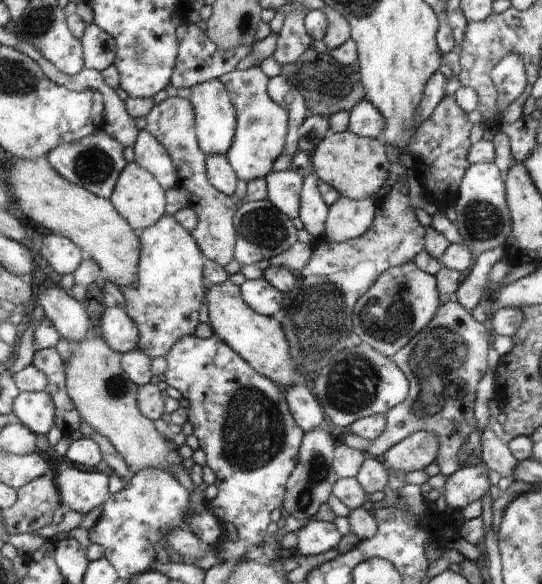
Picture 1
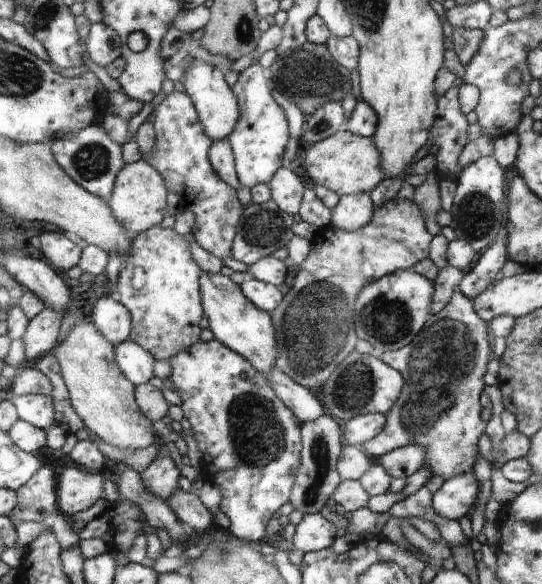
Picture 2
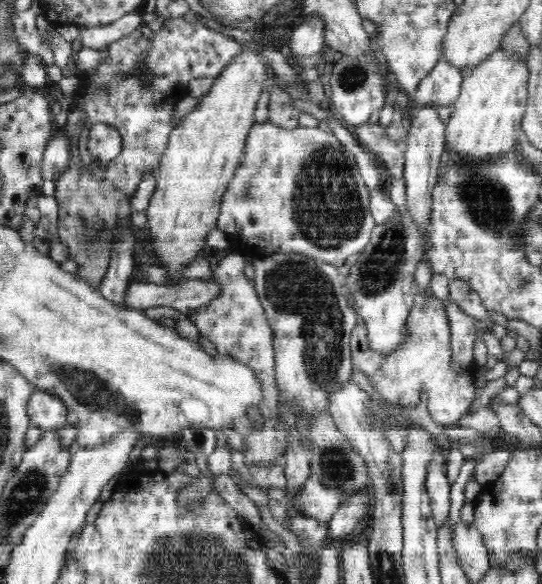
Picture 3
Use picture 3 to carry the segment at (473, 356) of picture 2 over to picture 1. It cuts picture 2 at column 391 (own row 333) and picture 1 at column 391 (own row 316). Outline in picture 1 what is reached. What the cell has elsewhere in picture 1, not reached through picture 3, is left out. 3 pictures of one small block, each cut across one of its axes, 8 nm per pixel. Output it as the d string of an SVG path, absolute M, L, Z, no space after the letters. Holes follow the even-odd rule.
M455 299L444 303L428 327L424 328L407 347L400 348L400 351L392 356L394 364L410 382L410 394L386 414L387 430L375 440L362 439L347 431L339 433L345 441L344 445L362 452L365 456L382 459L400 443L400 440L408 439L414 432L428 430L439 437L435 464L438 464L441 476L448 478L455 475L460 466L460 446L474 432L474 428L477 428L477 421L474 420L474 398L476 386L488 368L488 350L490 334L484 328L484 323L474 320L472 314ZM420 376L426 376L426 384Z

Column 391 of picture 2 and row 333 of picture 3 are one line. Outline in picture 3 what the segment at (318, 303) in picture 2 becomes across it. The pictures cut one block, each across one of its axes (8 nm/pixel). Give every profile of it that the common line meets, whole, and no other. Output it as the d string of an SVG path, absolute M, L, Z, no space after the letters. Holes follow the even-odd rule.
M227 250L227 254L214 270L215 282L221 287L221 294L210 302L210 305L192 312L188 319L198 327L200 335L214 343L218 354L249 366L259 378L262 401L257 405L264 420L276 420L279 412L279 390L275 383L274 365L275 351L273 348L274 331L267 319L259 294L254 292L252 282L246 278L245 256Z

